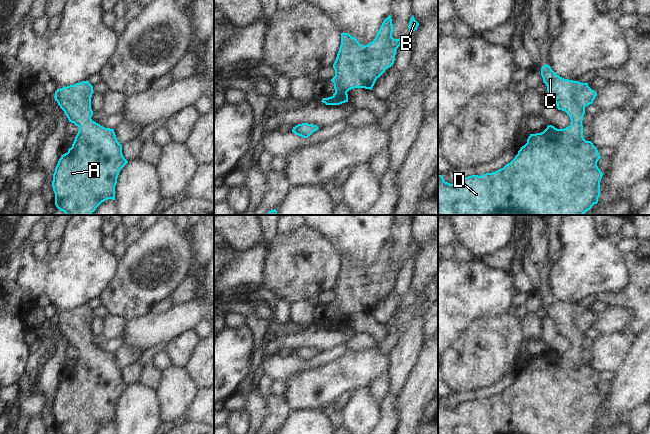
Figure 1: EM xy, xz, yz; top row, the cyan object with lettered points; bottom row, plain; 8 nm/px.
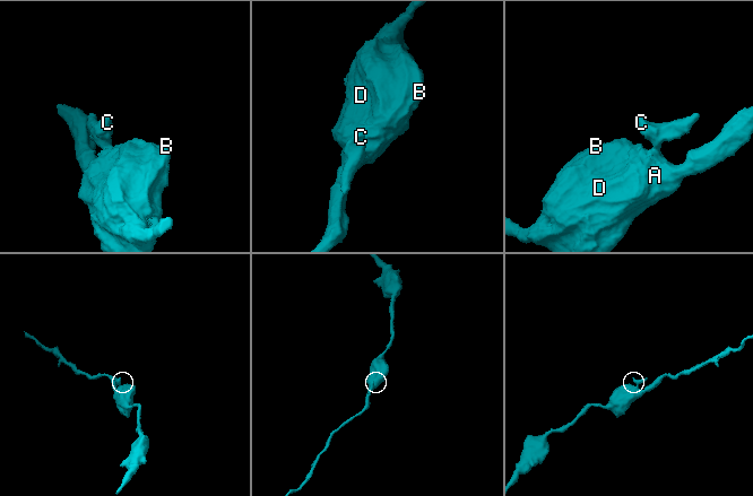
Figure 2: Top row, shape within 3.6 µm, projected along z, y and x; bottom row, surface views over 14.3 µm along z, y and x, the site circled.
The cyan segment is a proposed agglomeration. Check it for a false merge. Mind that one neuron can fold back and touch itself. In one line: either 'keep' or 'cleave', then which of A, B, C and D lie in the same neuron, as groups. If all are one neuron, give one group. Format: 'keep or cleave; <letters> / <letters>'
keep; A B C D

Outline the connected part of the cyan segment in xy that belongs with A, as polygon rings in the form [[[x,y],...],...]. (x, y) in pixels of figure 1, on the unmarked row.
[[[89,305],[63,311],[55,316],[55,325],[69,346],[79,351],[72,371],[61,380],[53,398],[52,411],[55,429],[59,434],[96,434],[102,426],[115,424],[119,396],[128,387],[122,378],[122,369],[117,365],[114,353],[105,352],[91,343],[93,316]]]

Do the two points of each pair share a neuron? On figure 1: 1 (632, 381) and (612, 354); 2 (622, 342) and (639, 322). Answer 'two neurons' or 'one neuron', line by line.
1: two neurons
2: two neurons

